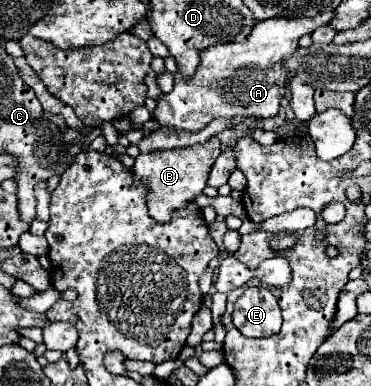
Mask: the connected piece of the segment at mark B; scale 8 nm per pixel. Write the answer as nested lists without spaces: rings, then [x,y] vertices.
[[[212,137],[204,145],[192,145],[184,149],[154,151],[150,155],[138,155],[134,163],[134,177],[148,187],[148,215],[156,223],[168,223],[176,209],[184,209],[206,187],[208,173],[220,153],[218,137]]]

